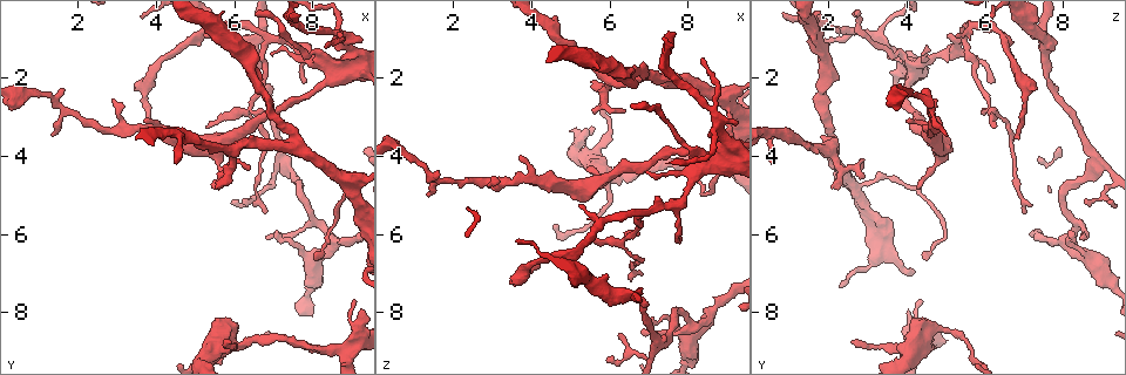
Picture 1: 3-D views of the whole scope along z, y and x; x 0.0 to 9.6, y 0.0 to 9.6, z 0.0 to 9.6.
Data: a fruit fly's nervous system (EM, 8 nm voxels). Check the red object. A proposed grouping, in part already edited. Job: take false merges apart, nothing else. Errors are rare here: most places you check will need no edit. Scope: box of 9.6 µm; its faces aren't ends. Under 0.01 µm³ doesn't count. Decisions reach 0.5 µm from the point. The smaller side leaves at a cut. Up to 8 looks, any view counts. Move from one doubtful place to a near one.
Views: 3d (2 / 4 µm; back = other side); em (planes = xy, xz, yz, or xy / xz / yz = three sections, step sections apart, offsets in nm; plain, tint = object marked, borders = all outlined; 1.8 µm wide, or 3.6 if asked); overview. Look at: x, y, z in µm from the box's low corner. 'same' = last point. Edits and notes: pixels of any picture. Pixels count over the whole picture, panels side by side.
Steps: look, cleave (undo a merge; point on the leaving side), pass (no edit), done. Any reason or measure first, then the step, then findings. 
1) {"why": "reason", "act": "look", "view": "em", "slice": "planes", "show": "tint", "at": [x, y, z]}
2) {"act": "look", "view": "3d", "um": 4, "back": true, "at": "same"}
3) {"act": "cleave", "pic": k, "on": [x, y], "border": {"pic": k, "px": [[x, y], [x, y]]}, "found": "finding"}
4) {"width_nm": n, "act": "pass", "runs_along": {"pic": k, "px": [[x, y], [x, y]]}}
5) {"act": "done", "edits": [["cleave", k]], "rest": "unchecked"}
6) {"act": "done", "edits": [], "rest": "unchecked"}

{"why": "calibre changes", "act": "look", "view": "em", "slice": "xy", "step": 4, "show": "tint", "at": [5.70, 8.75, 4.25]}

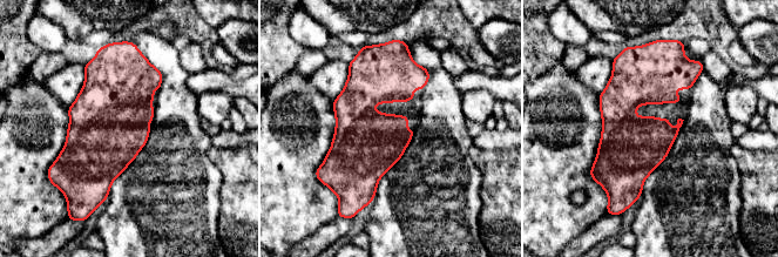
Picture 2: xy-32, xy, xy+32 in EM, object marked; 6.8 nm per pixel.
{"act": "pass", "found": "continuous, no second neuron"}

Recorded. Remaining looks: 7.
{"why": "calibre changes", "act": "look", "view": "em", "um": 3.6, "slice": "planes", "show": "tint", "at": [9.10, 8.45, 4.00]}

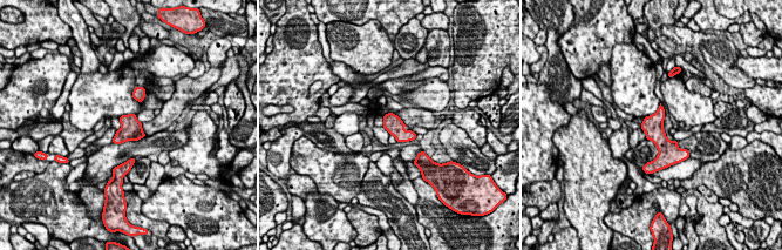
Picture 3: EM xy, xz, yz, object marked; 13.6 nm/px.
{"width_nm": 240, "act": "pass", "found": "one neuron here"}

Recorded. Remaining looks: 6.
{"why": "four arms meet", "act": "look", "view": "em", "slice": "planes", "show": "plain", "at": [9.05, 4.90, 2.75]}

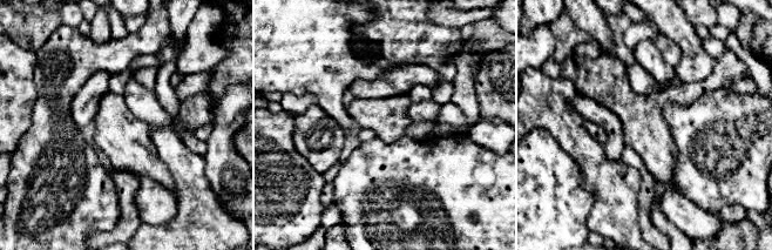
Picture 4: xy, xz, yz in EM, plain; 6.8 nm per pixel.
{"act": "look", "view": "em", "slice": "planes", "show": "tint", "at": "same"}

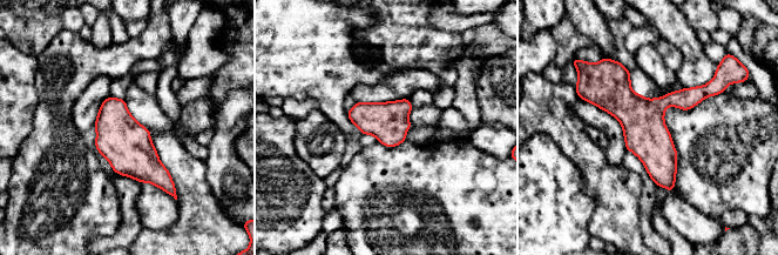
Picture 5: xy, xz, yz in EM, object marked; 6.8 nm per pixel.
{"act": "pass", "runs_along": {"pic": 5, "px": [[613, 68], [670, 187]]}, "found": "continuous, no second neuron"}

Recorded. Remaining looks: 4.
{"why": "calibre changes", "act": "look", "view": "em", "um": 3.6, "slice": "planes", "show": "tint", "at": [8.75, 1.00, 3.25]}

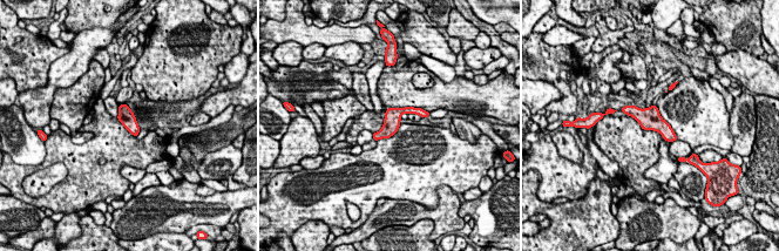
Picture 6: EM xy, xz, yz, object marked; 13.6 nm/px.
{"act": "pass", "runs_along": {"pic": 6, "px": [[421, 113], [402, 110], [376, 136]]}, "found": "one neuron here"}

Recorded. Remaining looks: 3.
{"act": "done", "edits": [], "rest": "unchecked"}

